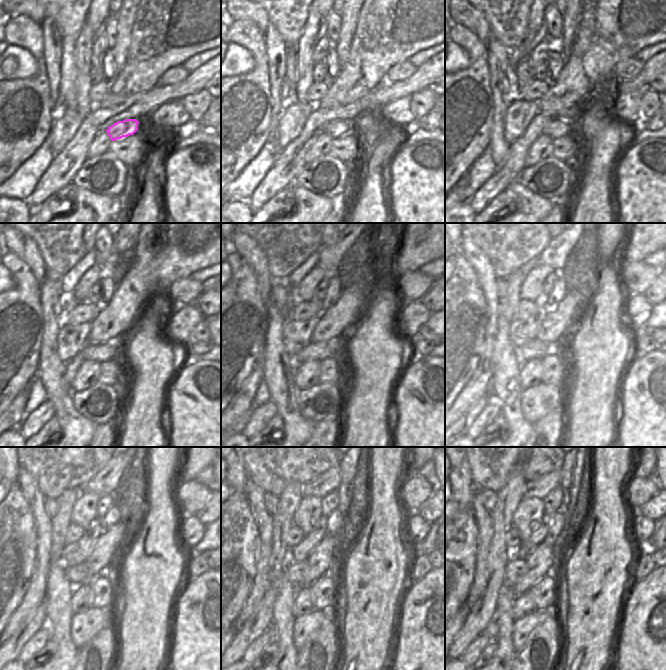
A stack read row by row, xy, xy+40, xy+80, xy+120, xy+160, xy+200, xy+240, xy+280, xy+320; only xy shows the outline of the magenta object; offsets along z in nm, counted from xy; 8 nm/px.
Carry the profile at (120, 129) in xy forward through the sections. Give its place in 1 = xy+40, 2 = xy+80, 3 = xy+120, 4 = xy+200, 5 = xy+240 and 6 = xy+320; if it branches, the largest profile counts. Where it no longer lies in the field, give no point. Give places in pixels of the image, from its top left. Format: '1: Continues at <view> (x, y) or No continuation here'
1: Continues at xy+40 (336, 129)
2: Continues at xy+80 (557, 128)
3: Continues at xy+120 (99, 352)
4: Continues at xy+200 (534, 349)
5: Continues at xy+240 (78, 574)
6: Continues at xy+320 (516, 567)

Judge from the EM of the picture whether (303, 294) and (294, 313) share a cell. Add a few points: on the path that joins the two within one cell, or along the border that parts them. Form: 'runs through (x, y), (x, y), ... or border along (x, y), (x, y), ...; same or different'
border along (301, 299), (311, 301); different

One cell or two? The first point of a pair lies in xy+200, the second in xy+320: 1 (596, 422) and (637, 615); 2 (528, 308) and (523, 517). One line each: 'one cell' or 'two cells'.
1: two cells
2: two cells

